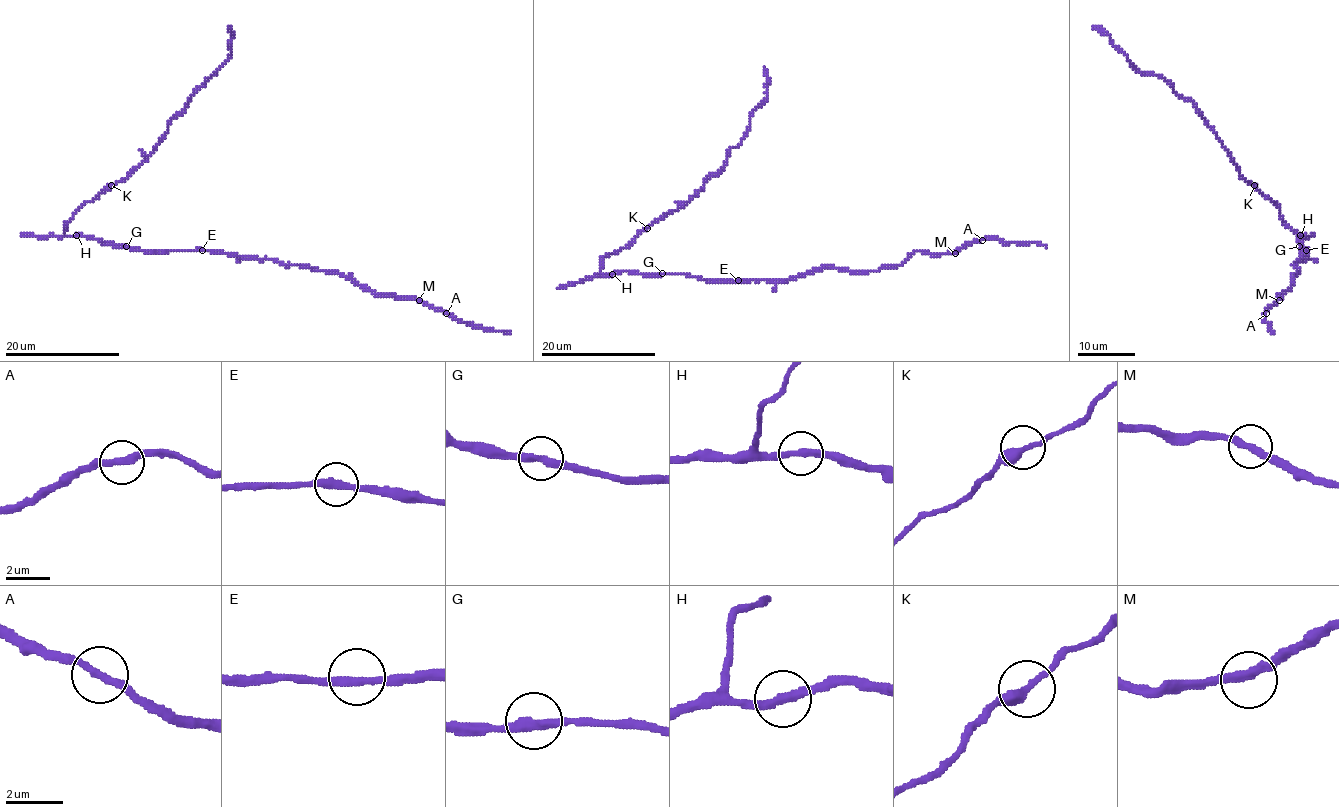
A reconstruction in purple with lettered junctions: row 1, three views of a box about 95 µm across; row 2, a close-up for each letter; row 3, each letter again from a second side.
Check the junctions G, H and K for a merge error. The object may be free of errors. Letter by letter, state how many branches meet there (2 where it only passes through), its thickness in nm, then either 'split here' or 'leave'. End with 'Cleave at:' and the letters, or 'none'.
G: 2 | 320 nm | leave
H: 2 | 300 nm | leave
K: 2 | 360 nm | leave
Cleave at: none

